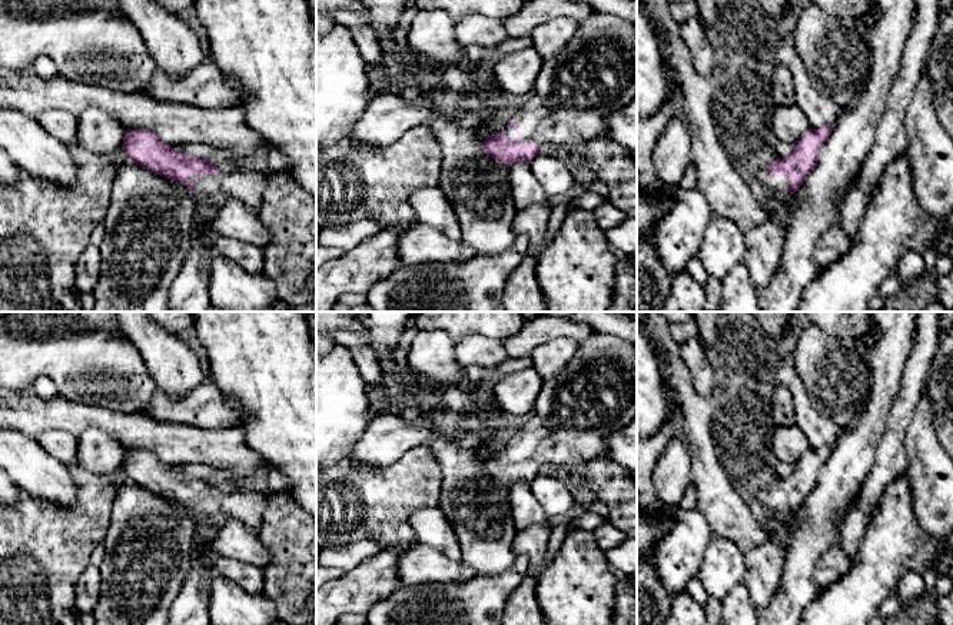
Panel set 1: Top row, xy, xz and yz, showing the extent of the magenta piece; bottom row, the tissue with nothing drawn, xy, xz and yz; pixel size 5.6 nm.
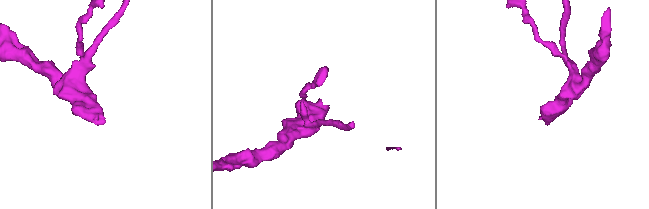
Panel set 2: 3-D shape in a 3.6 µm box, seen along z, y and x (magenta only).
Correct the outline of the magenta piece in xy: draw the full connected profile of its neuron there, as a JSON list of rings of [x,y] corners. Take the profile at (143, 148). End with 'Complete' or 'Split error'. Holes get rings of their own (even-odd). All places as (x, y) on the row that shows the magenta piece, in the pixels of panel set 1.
[[[127,130],[122,149],[132,163],[182,183],[197,197],[223,193],[256,213],[262,207],[268,173],[222,173],[210,160],[182,154],[149,130]]]. Split error

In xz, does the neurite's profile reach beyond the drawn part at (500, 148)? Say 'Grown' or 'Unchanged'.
Grown

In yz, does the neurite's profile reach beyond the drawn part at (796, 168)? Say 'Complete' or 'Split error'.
Split error

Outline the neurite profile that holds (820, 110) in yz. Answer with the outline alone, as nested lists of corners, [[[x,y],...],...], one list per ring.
[[[783,33],[777,49],[777,61],[790,70],[796,89],[796,104],[807,116],[810,127],[836,126],[846,112],[833,99],[823,96],[813,87],[794,47],[793,33]]]

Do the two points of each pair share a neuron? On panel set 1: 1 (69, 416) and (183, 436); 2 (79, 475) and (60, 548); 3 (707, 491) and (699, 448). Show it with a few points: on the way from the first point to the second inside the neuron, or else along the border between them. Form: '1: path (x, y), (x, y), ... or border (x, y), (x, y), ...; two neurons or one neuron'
1: path (98, 416), (155, 436); one neuron
2: path (86, 494), (86, 521), (77, 529); one neuron
3: path (707, 481), (704, 458); one neuron

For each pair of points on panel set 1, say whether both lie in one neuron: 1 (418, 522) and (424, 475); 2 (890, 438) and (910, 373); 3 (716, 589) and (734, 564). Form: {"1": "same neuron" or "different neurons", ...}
{"1": "different neurons", "2": "same neuron", "3": "same neuron"}

